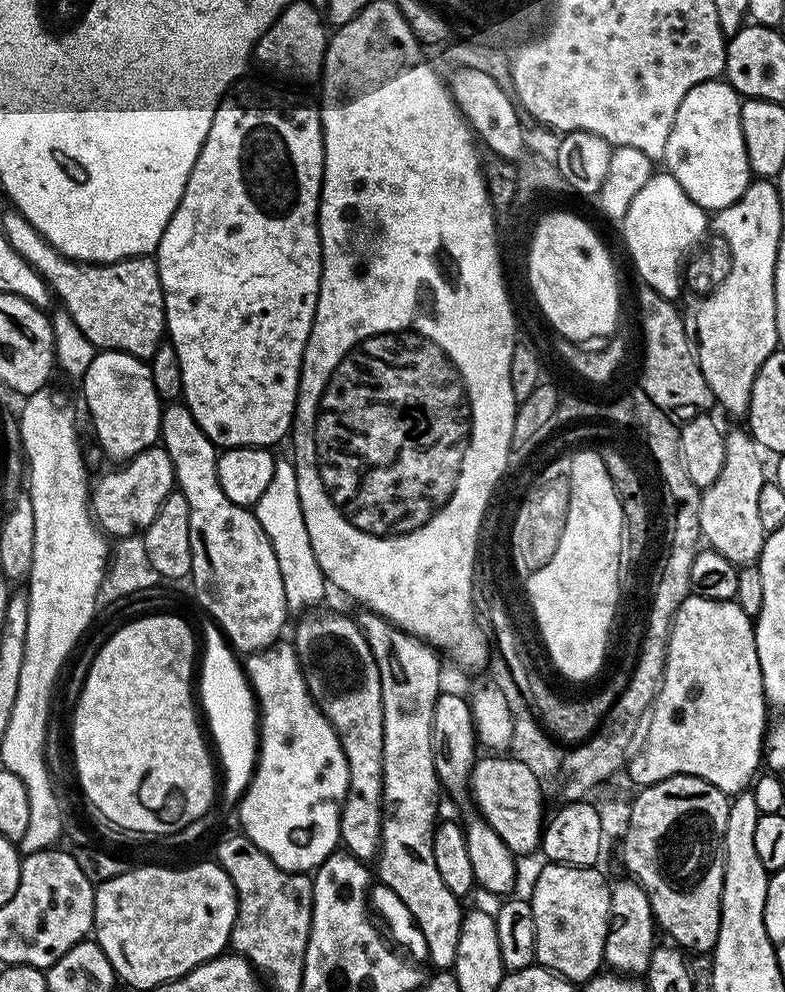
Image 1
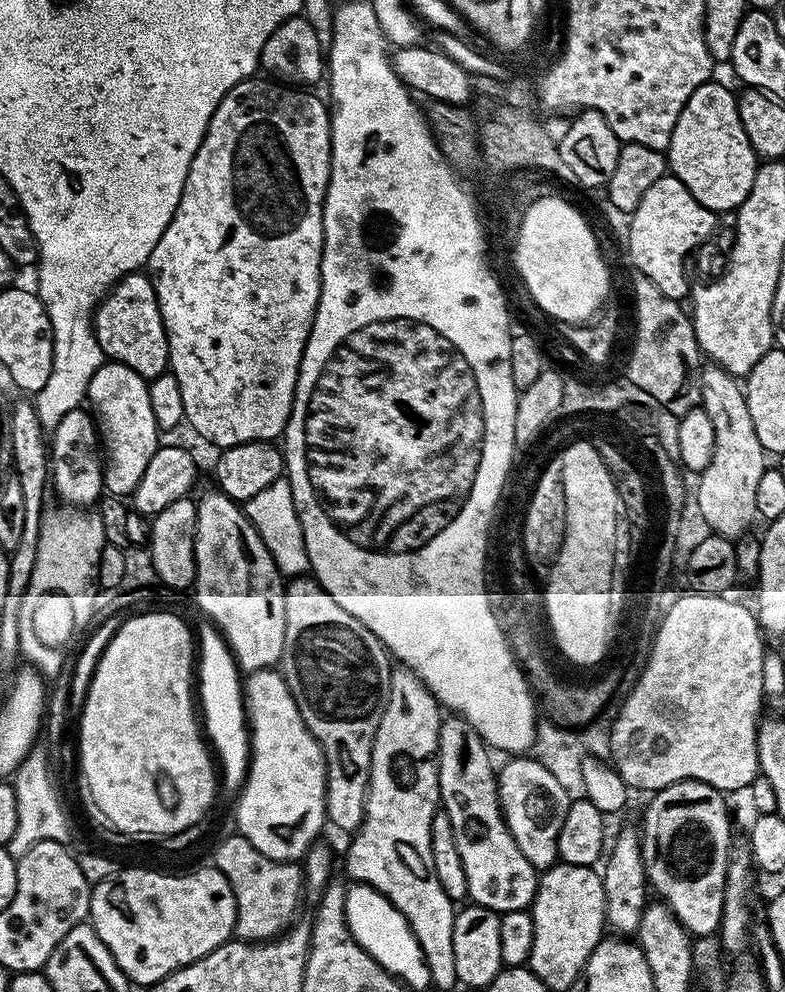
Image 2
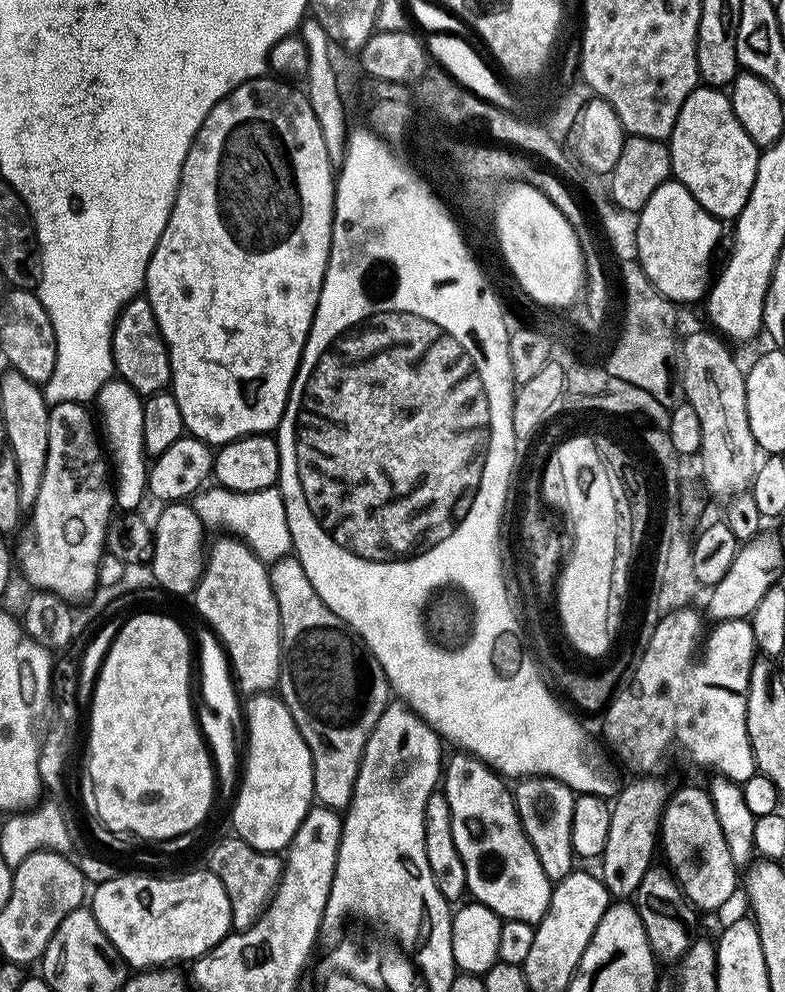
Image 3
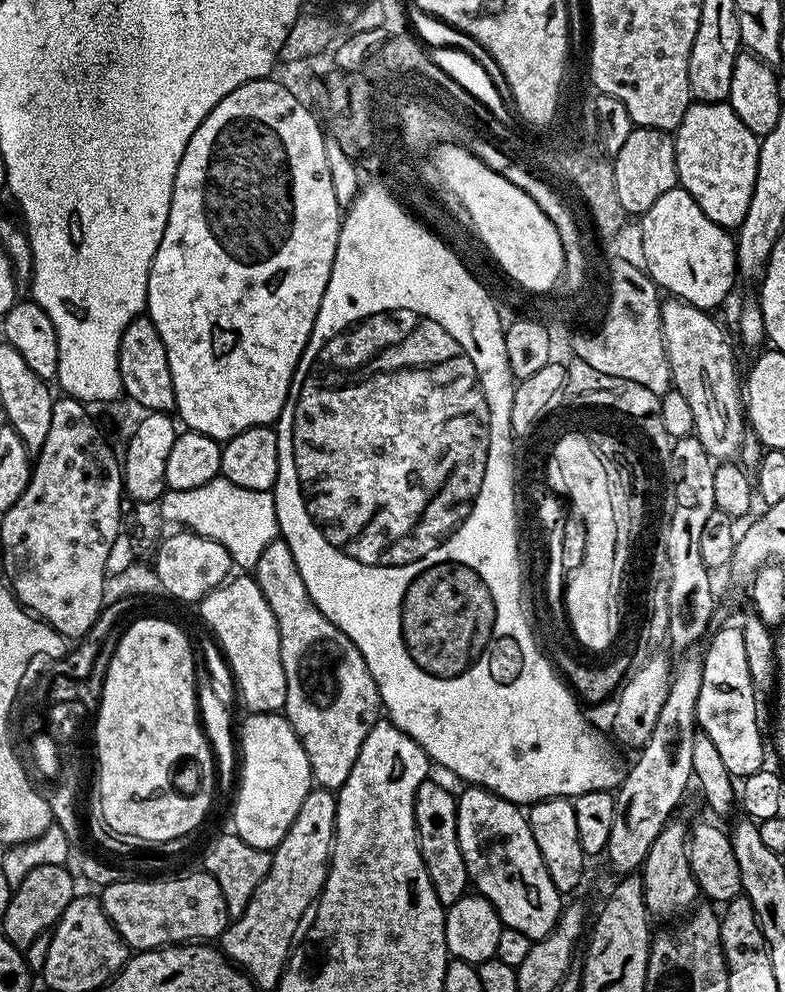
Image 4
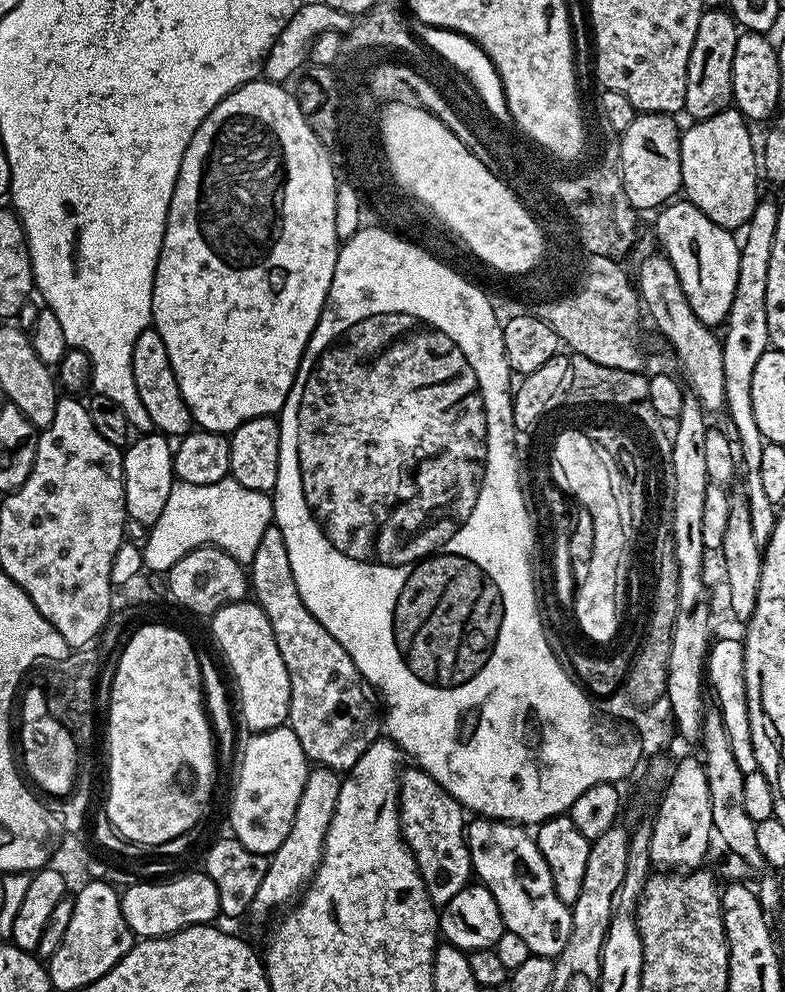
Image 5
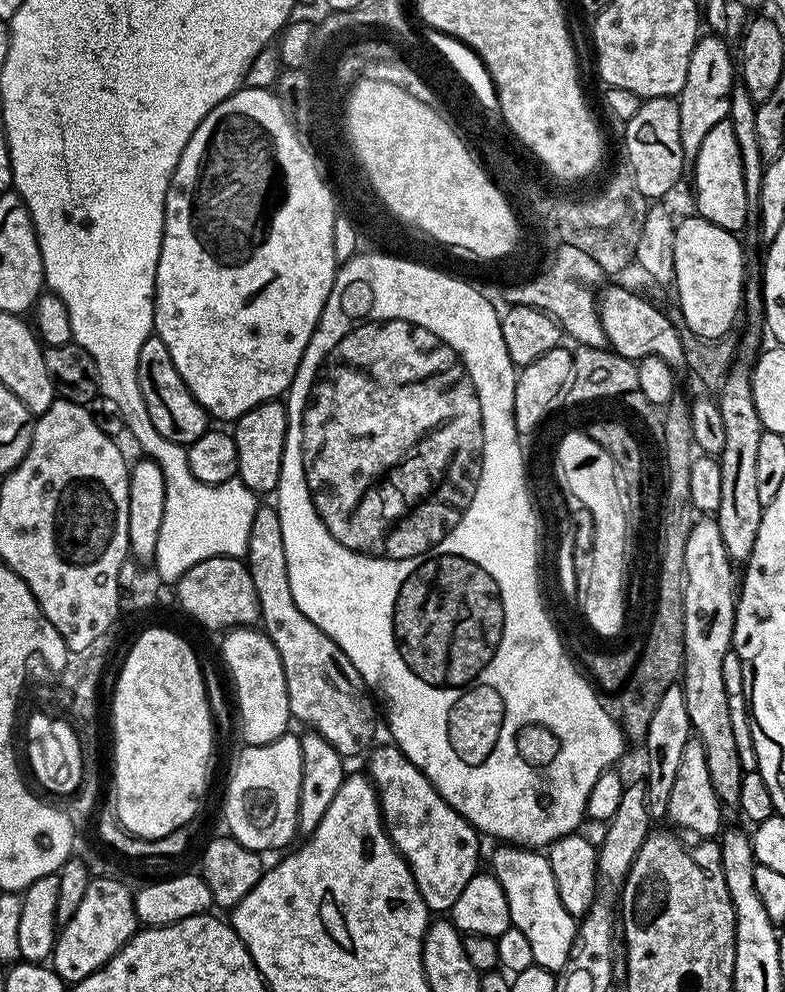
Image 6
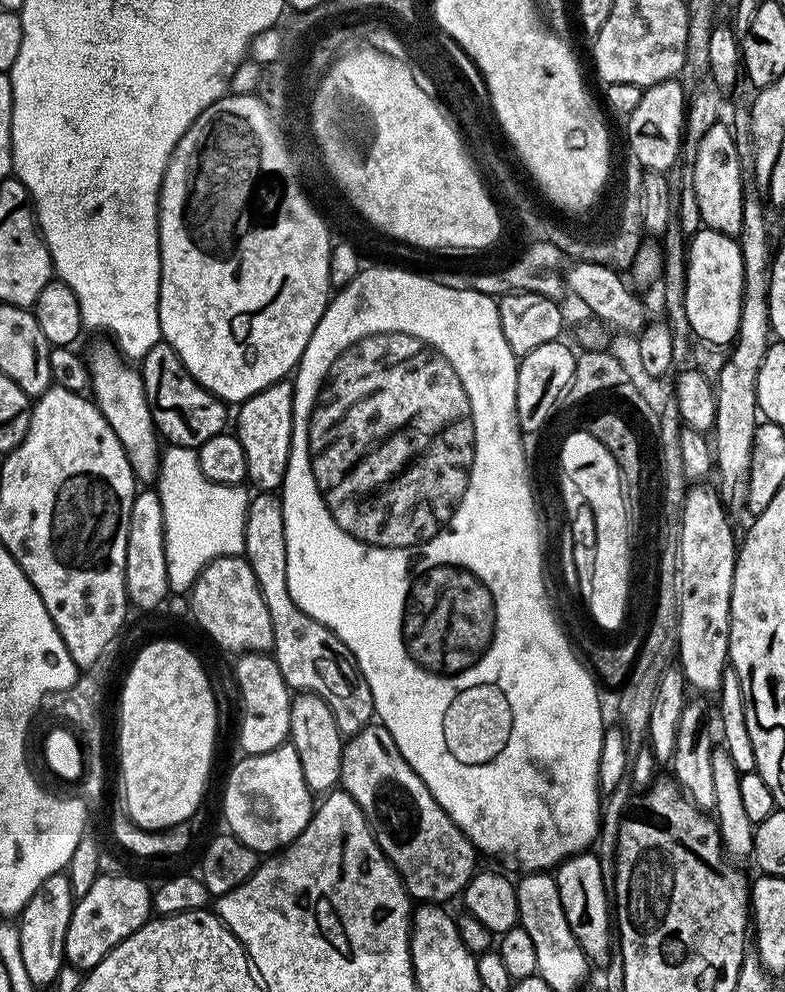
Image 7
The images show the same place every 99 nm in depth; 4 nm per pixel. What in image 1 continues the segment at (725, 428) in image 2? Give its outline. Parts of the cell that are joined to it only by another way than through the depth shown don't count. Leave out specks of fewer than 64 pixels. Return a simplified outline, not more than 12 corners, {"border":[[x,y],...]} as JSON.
{"border":[[724,437],[722,474],[700,493],[700,535],[737,566],[759,561],[762,449]]}

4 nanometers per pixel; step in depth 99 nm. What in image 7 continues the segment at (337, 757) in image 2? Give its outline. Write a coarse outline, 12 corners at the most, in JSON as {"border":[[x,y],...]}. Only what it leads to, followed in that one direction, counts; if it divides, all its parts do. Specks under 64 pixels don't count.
{"border":[[248,502],[244,551],[278,670],[350,737],[373,723],[348,647],[290,598],[284,505]]}

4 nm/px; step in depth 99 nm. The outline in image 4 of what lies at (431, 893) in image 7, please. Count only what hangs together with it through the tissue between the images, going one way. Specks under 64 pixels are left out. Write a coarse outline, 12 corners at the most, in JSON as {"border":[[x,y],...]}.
{"border":[[429,778],[414,802],[416,841],[447,906],[470,881],[457,797]]}

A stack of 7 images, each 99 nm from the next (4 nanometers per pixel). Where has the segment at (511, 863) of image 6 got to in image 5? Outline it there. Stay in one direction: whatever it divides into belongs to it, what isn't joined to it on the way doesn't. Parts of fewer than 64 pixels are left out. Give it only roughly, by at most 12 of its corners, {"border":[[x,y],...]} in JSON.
{"border":[[466,828],[475,879],[533,956],[559,956],[572,909],[533,833]]}

